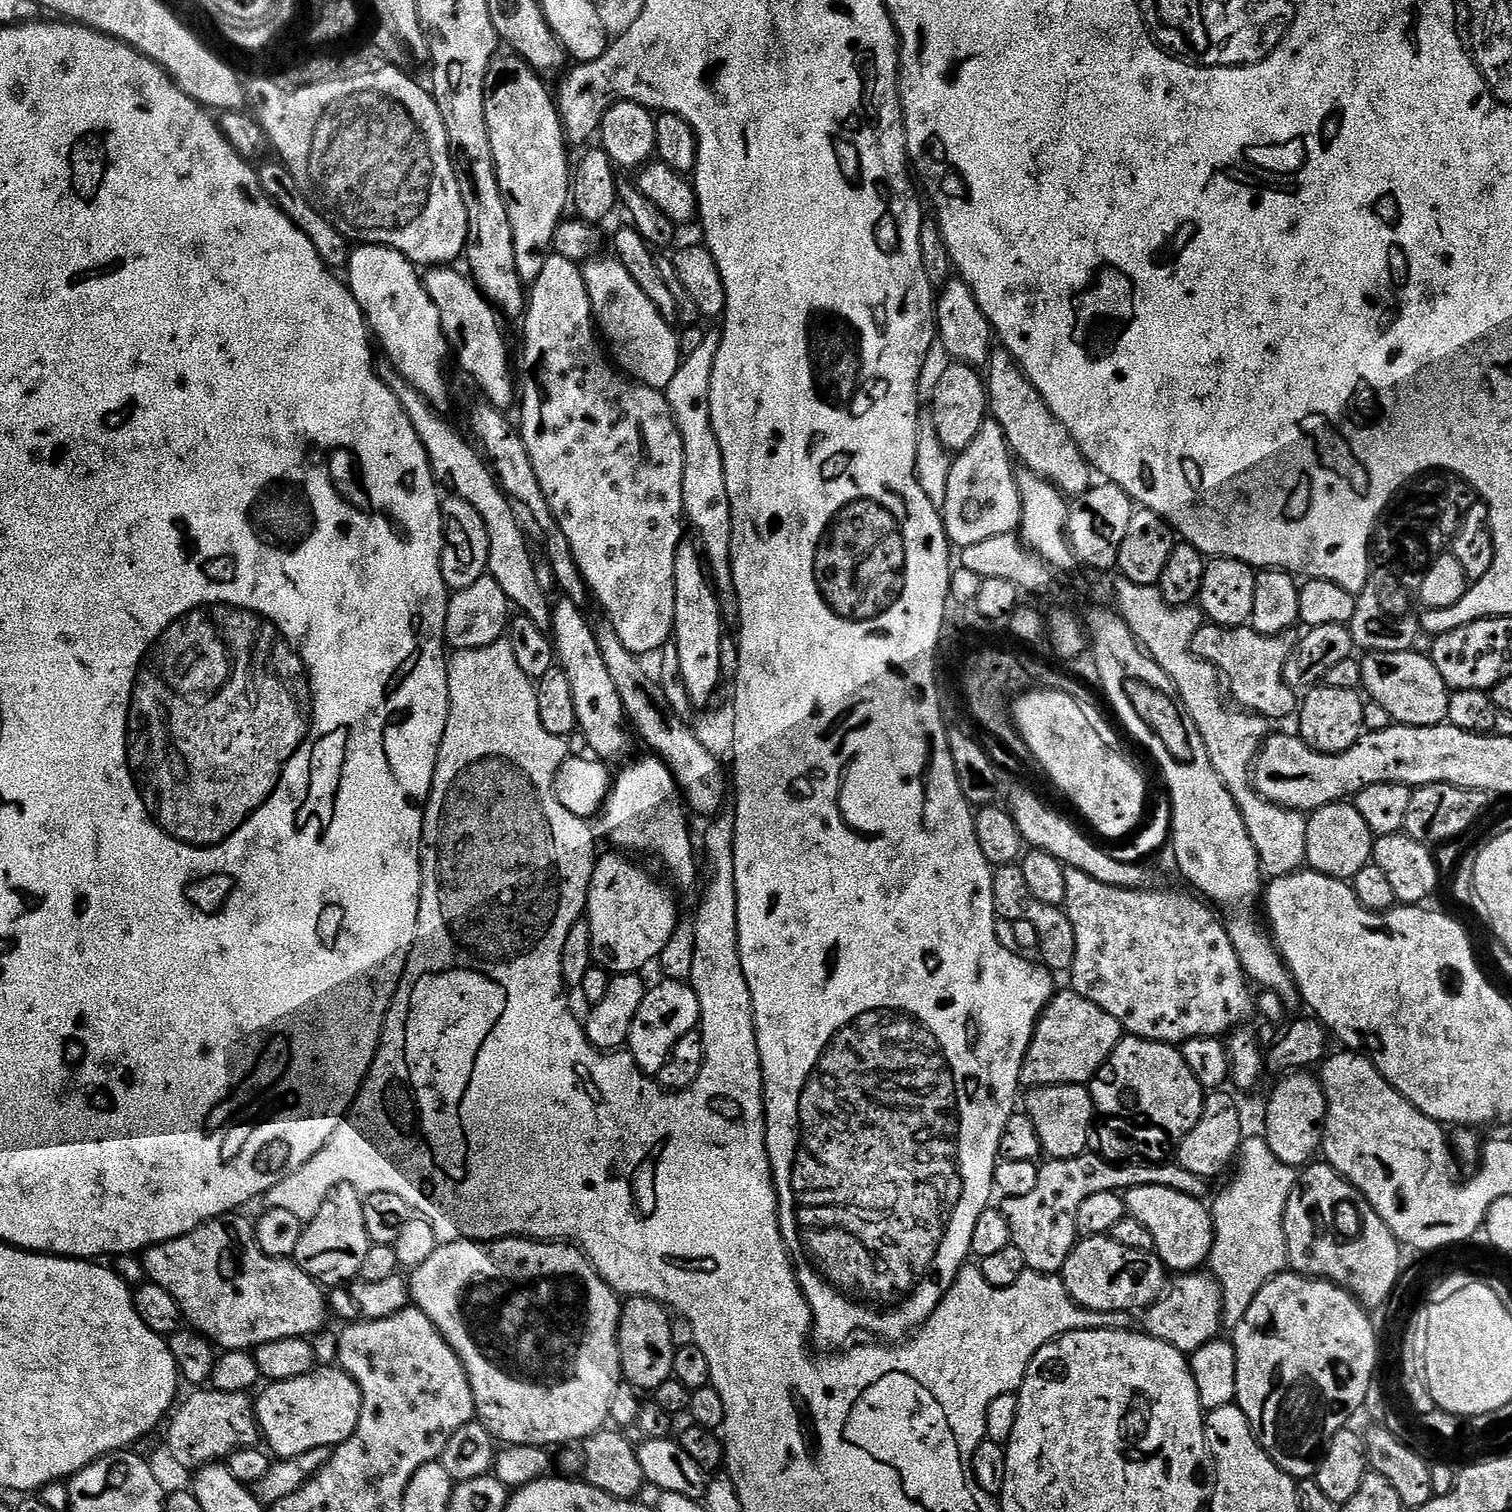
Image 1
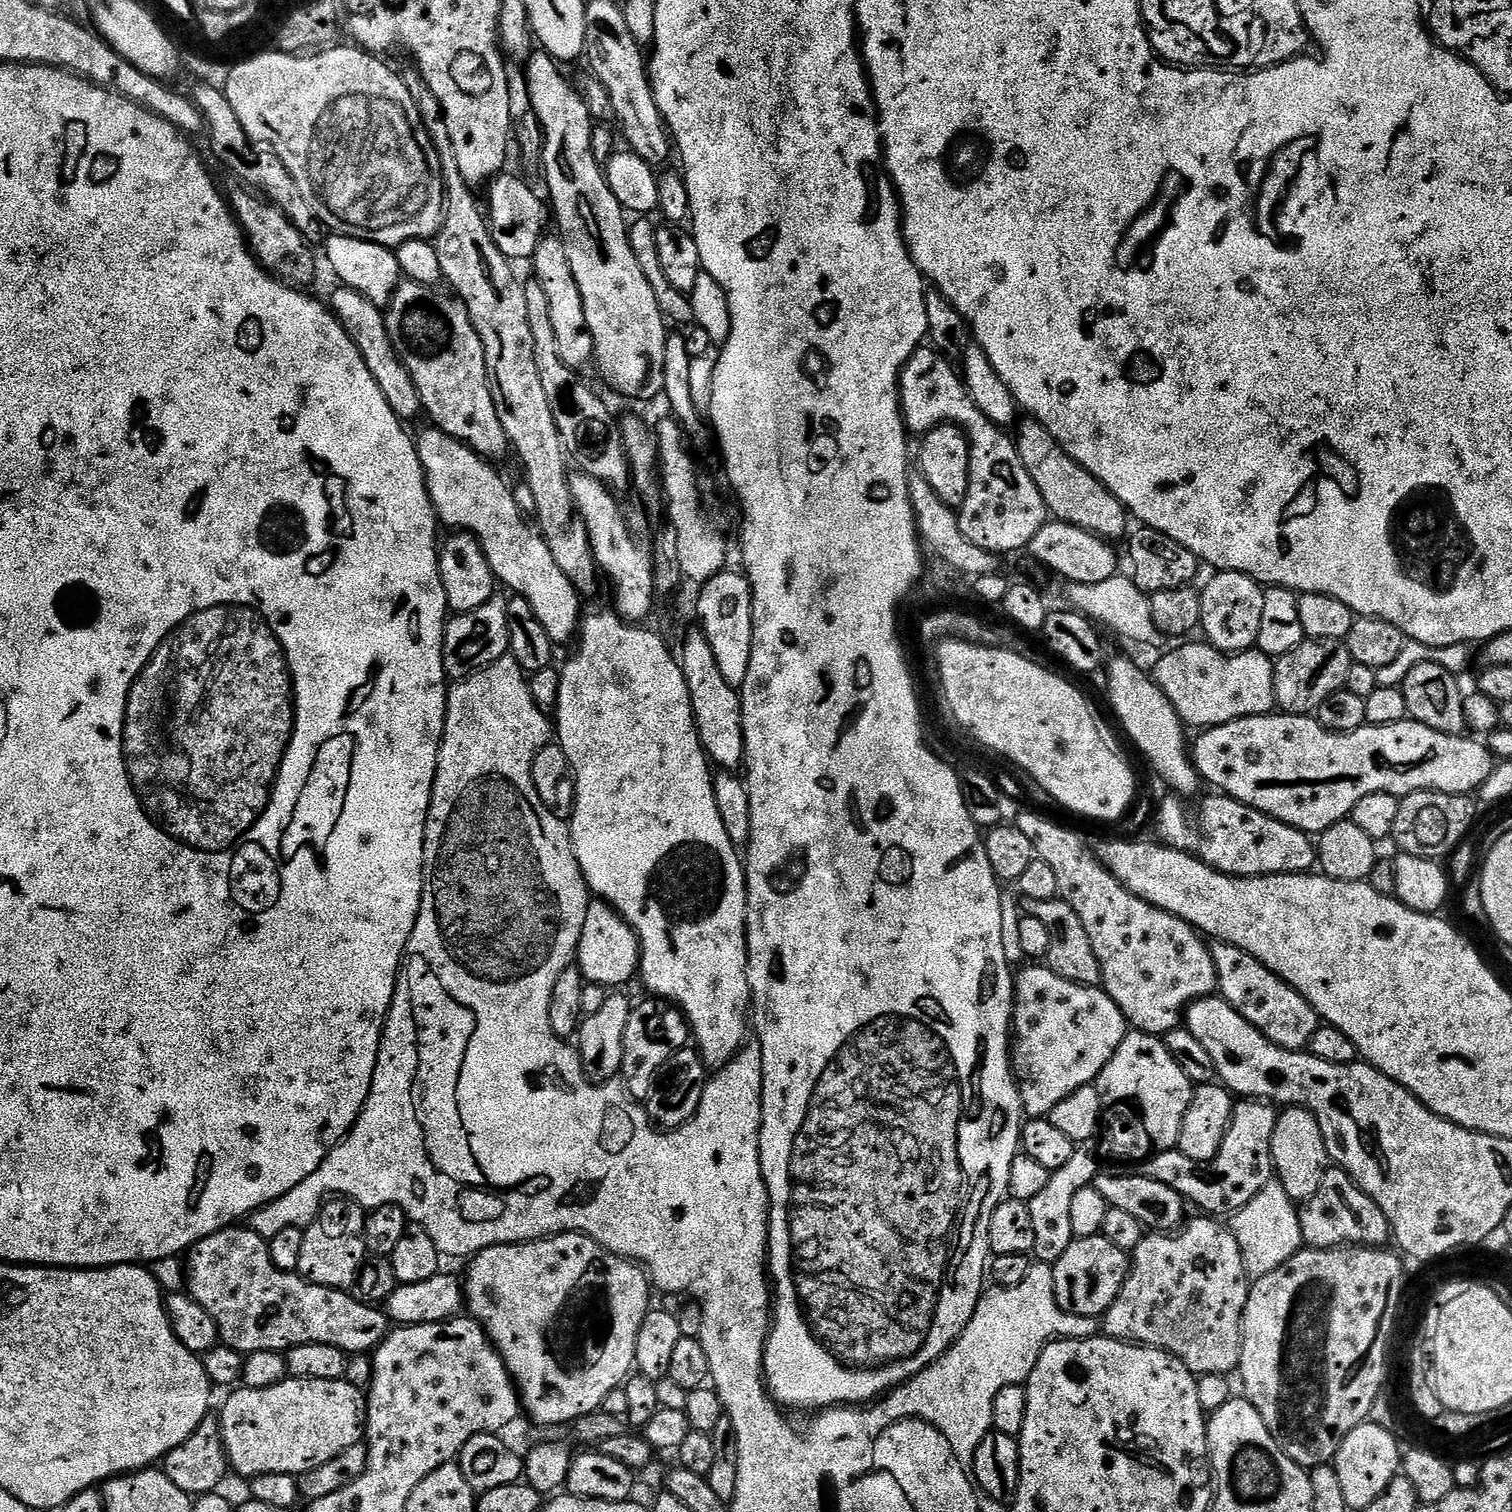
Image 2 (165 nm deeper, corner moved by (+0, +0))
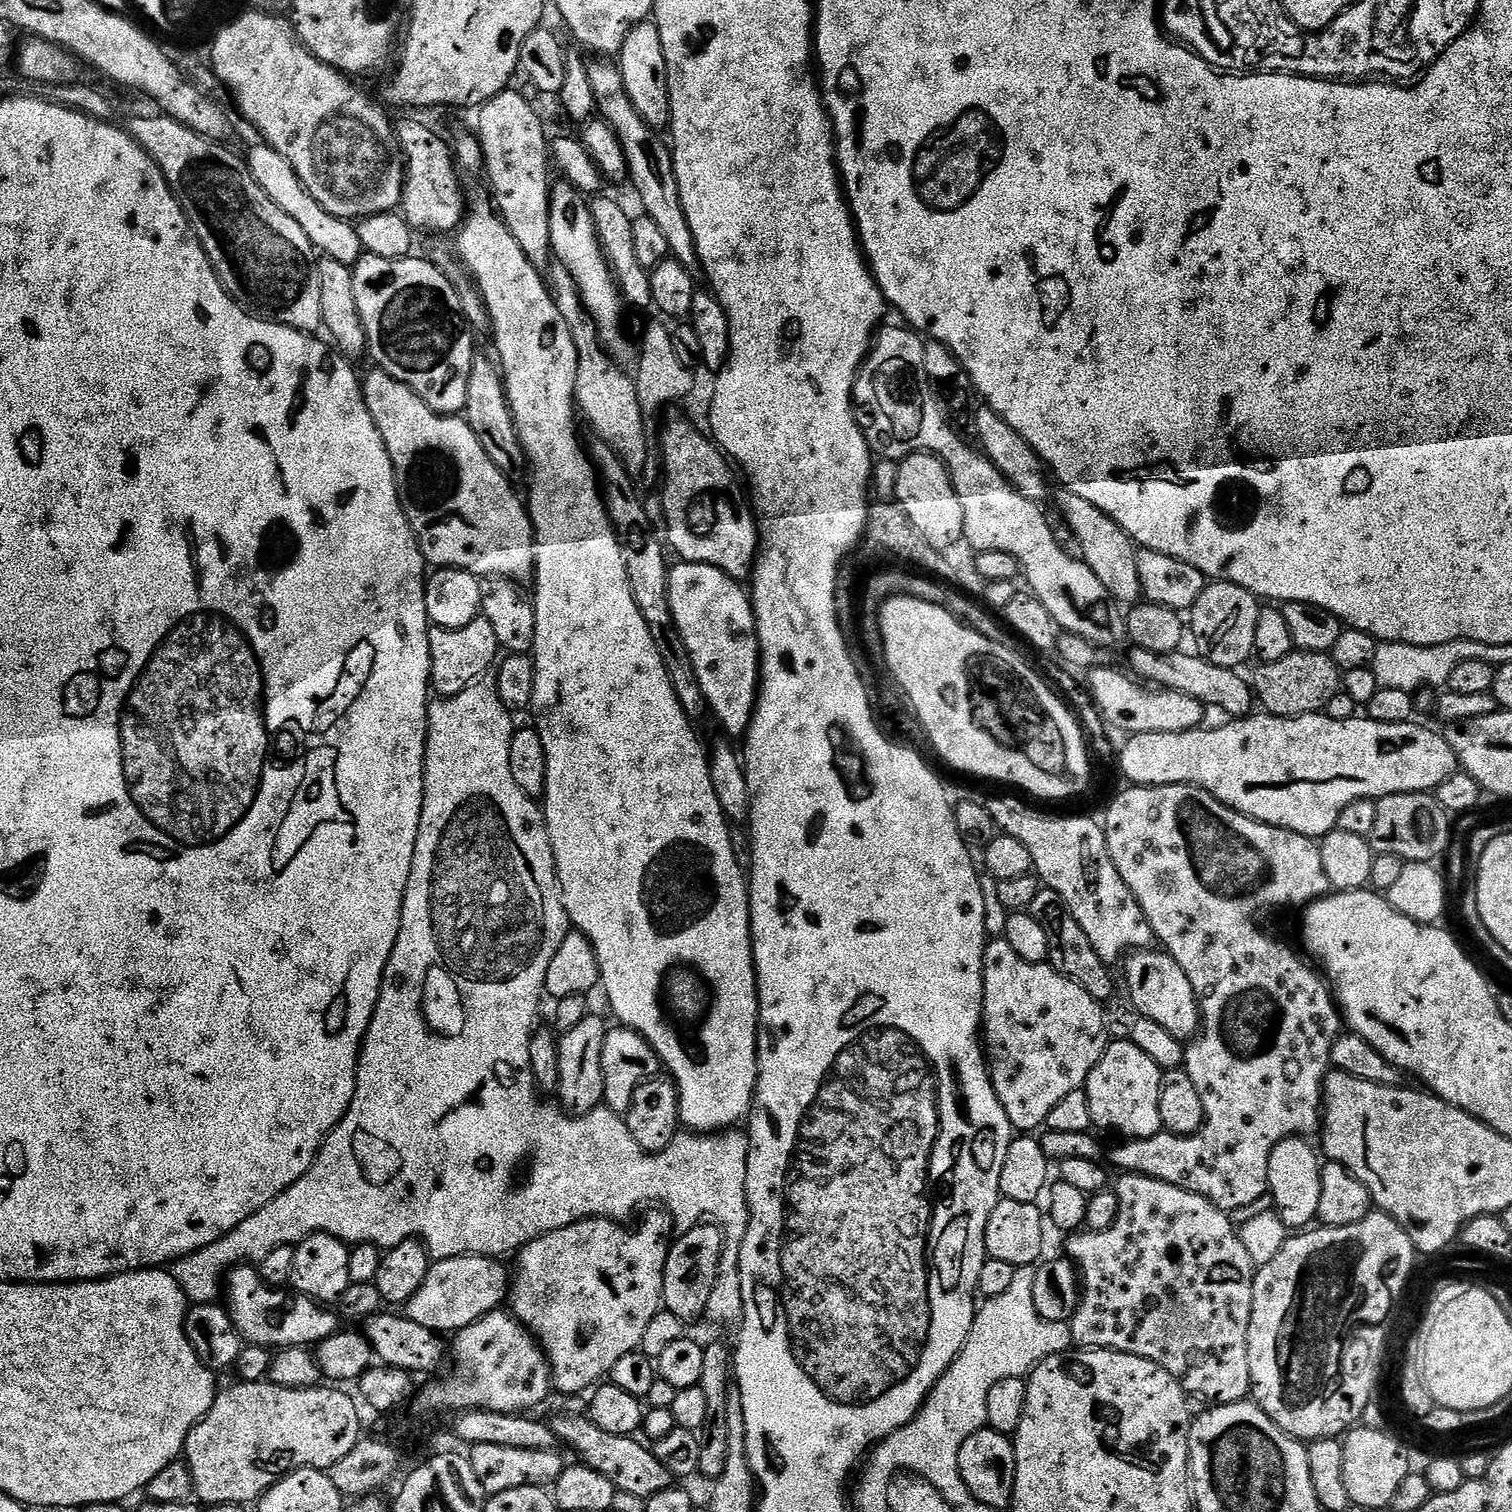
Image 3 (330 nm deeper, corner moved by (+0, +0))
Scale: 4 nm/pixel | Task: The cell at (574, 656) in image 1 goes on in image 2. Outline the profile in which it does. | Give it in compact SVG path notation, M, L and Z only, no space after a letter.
M428 426L421 436L415 437L415 441L418 458L424 467L424 480L428 483L428 493L432 499L432 508L436 511L437 521L443 527L445 524L448 530L471 532L484 548L488 564L492 568L492 575L503 587L505 584L509 588L509 593L524 596L526 602L530 602L530 610L534 610L534 618L538 618L538 622L542 622L553 645L560 646L560 644L568 643L571 645L582 623L582 611L580 612L582 597L570 582L570 578L566 578L566 574L562 574L558 562L554 562L554 554L550 554L550 546L546 546L544 537L533 527L529 517L519 512L517 503L512 497L513 489L510 484L507 484L492 469L495 467L485 457L477 454L475 450L460 440L454 439L453 436L447 436L435 426Z

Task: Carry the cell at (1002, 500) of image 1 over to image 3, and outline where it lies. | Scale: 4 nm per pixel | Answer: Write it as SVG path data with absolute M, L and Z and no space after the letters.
M885 327L879 333L878 339L863 365L862 375L856 381L854 400L862 413L862 427L873 449L879 455L881 452L886 459L893 460L893 462L904 460L907 456L914 455L915 452L933 452L935 456L939 456L952 473L952 484L956 487L956 493L966 513L964 518L966 544L976 548L977 553L1014 554L1014 558L1018 558L1020 563L1023 579L1028 579L1028 584L1032 587L1029 588L1031 595L1036 596L1038 602L1042 602L1042 606L1046 606L1046 610L1050 610L1050 616L1054 618L1057 629L1063 630L1069 636L1084 638L1095 644L1100 650L1127 645L1129 643L1128 617L1120 601L1110 594L1110 590L1106 590L1106 586L1100 581L1098 574L1094 574L1094 570L1090 570L1090 566L1084 563L1083 559L1077 558L1075 555L1072 557L1060 545L1060 540L1056 537L1056 532L1052 529L1047 514L1040 509L1041 505L1037 501L1023 496L997 470L983 451L977 450L975 447L972 449L952 429L954 424L945 409L944 401L936 395L936 390L926 374L925 341L922 339L921 333L911 327L903 327Z

